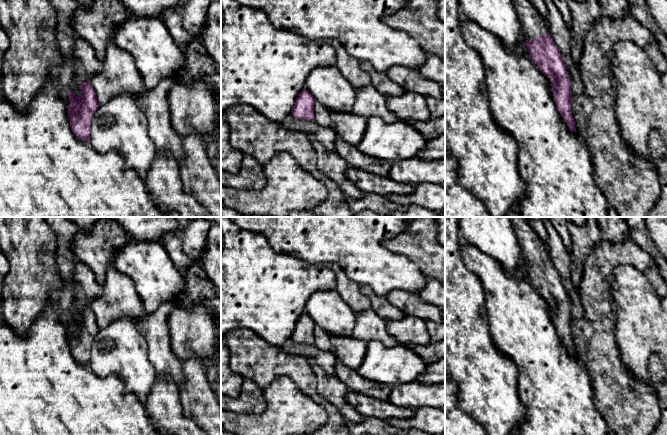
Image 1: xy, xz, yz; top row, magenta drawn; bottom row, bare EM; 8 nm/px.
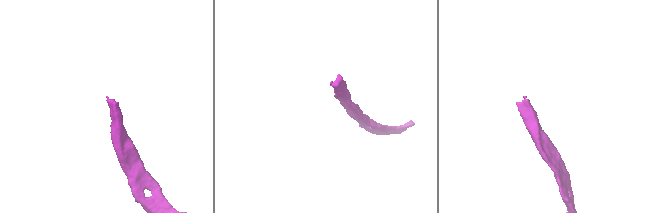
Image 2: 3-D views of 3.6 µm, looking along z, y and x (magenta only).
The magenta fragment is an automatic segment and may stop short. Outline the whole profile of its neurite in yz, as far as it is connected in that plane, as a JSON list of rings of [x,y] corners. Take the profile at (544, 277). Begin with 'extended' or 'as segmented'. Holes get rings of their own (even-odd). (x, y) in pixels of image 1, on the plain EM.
extended; [[[511,217],[523,251],[522,259],[526,272],[538,293],[549,302],[553,323],[567,350],[576,356],[572,340],[573,319],[571,305],[559,273],[556,271],[549,252],[535,231],[522,217]]]

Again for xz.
as segmented; [[[304,313],[297,321],[291,338],[296,343],[314,345],[315,322]]]

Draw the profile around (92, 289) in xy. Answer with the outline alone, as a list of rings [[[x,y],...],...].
[[[77,258],[74,261],[75,285],[65,282],[59,290],[50,292],[50,299],[56,301],[64,315],[81,320],[79,311],[90,301],[102,294],[102,287],[96,281],[93,271]]]

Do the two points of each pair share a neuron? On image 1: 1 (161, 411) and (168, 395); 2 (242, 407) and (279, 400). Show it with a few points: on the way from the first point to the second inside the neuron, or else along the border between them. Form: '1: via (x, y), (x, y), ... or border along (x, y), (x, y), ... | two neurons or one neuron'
1: via (163, 407), (164, 399) | one neuron
2: border along (263, 389), (266, 408), (259, 413), (245, 414) | two neurons

